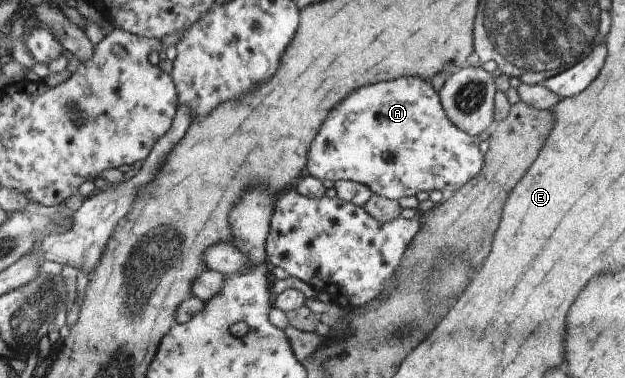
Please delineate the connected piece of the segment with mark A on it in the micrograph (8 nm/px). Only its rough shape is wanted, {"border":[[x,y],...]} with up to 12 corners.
{"border":[[430,80],[332,109],[306,173],[398,201],[448,195],[486,153]]}

